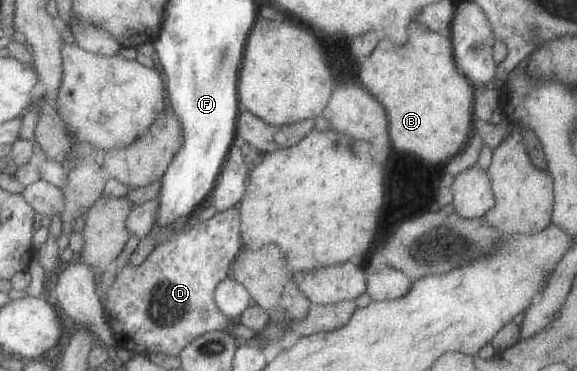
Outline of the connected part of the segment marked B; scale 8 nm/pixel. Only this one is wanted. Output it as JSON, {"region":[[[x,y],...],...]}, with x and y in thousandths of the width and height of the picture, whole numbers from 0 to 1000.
{"region":[[[724,57],[711,67],[707,89],[709,105],[702,121],[685,121],[674,105],[664,105],[640,154],[620,154],[622,210],[641,251],[650,251],[650,261],[671,283],[676,383],[685,391],[685,402],[716,407],[740,429],[740,437],[771,442],[792,412],[804,410],[816,323],[823,321],[825,235],[795,191],[780,100],[740,84],[740,73]]]}

